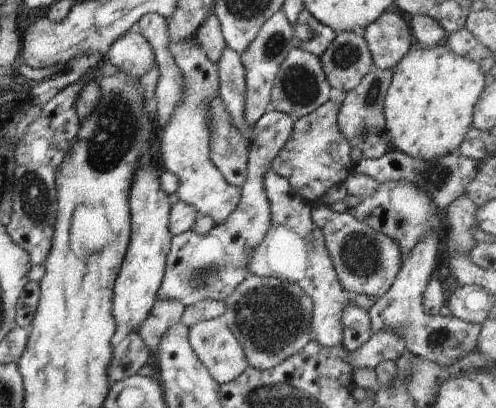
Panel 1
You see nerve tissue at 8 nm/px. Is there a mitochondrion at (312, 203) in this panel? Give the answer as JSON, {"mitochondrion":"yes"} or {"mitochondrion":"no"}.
{"mitochondrion":"no"}

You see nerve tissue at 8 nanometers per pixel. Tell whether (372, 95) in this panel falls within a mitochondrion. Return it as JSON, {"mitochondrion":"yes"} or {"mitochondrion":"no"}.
{"mitochondrion":"yes"}

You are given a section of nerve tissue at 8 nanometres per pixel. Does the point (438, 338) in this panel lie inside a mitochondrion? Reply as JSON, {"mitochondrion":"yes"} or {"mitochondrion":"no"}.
{"mitochondrion":"yes"}

